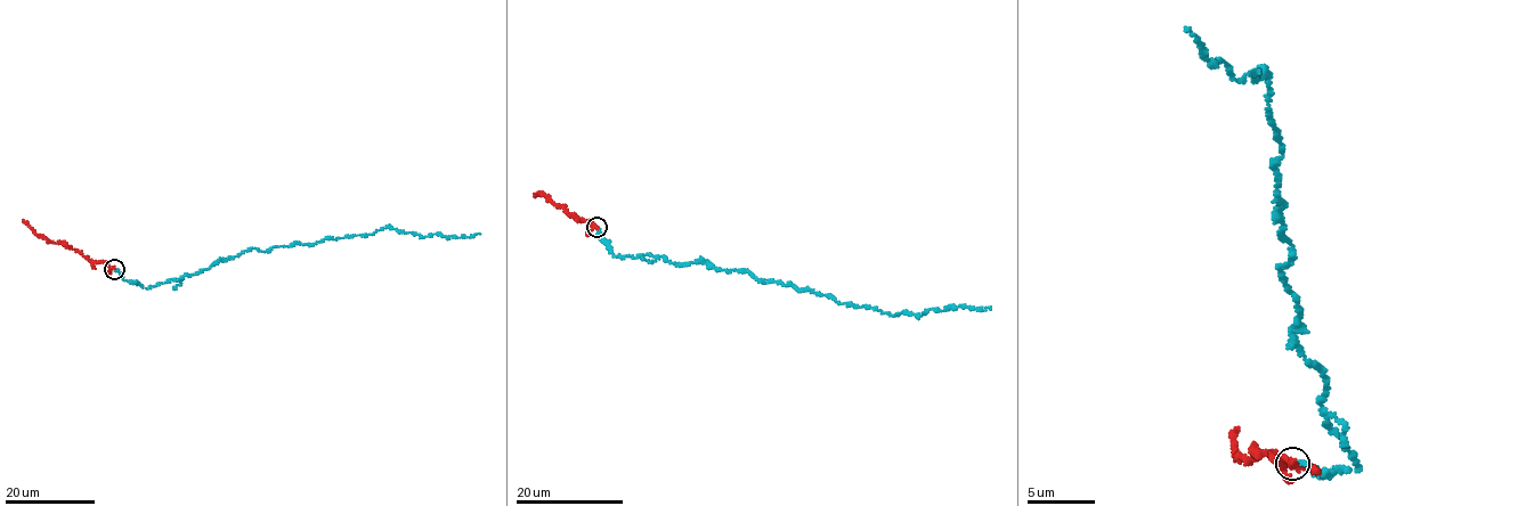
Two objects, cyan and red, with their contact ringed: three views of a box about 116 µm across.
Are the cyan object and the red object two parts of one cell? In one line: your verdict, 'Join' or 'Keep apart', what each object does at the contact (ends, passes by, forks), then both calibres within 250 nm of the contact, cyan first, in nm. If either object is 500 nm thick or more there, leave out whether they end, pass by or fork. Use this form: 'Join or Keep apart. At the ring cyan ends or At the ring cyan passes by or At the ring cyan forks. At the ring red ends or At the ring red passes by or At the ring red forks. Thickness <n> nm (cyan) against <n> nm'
Join. At the ring cyan ends. At the ring red passes by. Thickness 150 nm (cyan) against 220 nm

